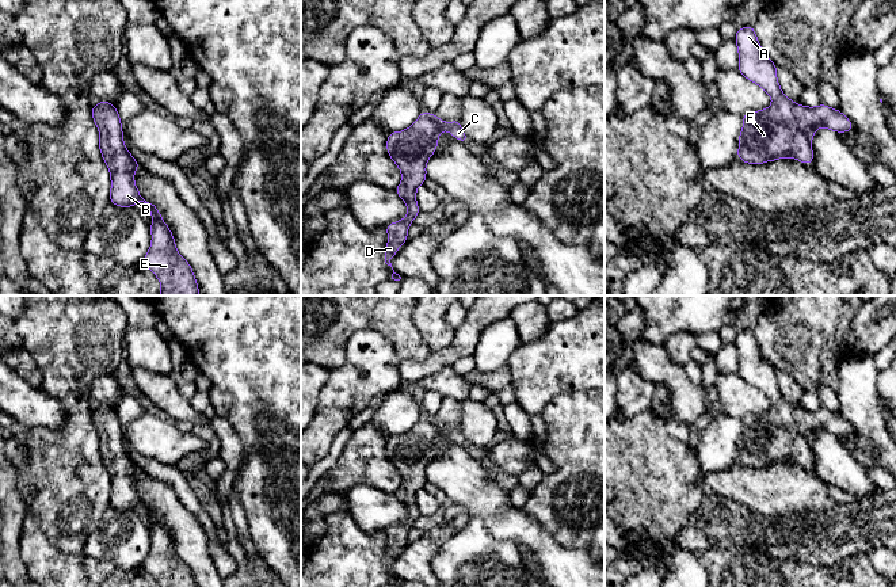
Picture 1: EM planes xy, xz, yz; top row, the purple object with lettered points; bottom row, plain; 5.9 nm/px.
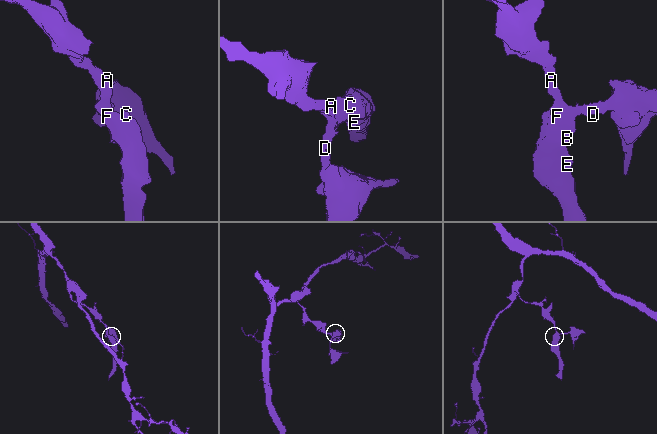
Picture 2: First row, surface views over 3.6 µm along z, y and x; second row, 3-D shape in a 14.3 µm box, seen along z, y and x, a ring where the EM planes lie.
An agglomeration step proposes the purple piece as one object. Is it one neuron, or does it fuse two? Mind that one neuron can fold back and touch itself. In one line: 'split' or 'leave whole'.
leave whole

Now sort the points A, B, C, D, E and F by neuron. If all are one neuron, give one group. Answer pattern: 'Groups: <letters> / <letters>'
Groups: A B C D E F

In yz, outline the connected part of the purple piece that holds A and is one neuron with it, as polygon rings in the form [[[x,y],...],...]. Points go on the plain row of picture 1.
[[[755,331],[736,333],[735,346],[739,357],[737,374],[765,393],[773,404],[770,411],[741,419],[743,432],[736,457],[741,465],[758,469],[790,461],[813,468],[812,441],[819,431],[839,438],[855,434],[839,412],[834,413],[823,407],[807,411],[782,396],[777,369],[762,354]]]

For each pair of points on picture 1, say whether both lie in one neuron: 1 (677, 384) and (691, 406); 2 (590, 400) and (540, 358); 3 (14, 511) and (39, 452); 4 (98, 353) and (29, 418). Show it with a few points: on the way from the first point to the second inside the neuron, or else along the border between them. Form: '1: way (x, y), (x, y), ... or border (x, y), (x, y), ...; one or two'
1: way (682, 389), (686, 400); one
2: border (590, 388), (561, 393), (549, 403); two
3: border (14, 467), (18, 492), (26, 510); two
4: border (37, 384), (63, 407), (65, 422), (61, 427); two

